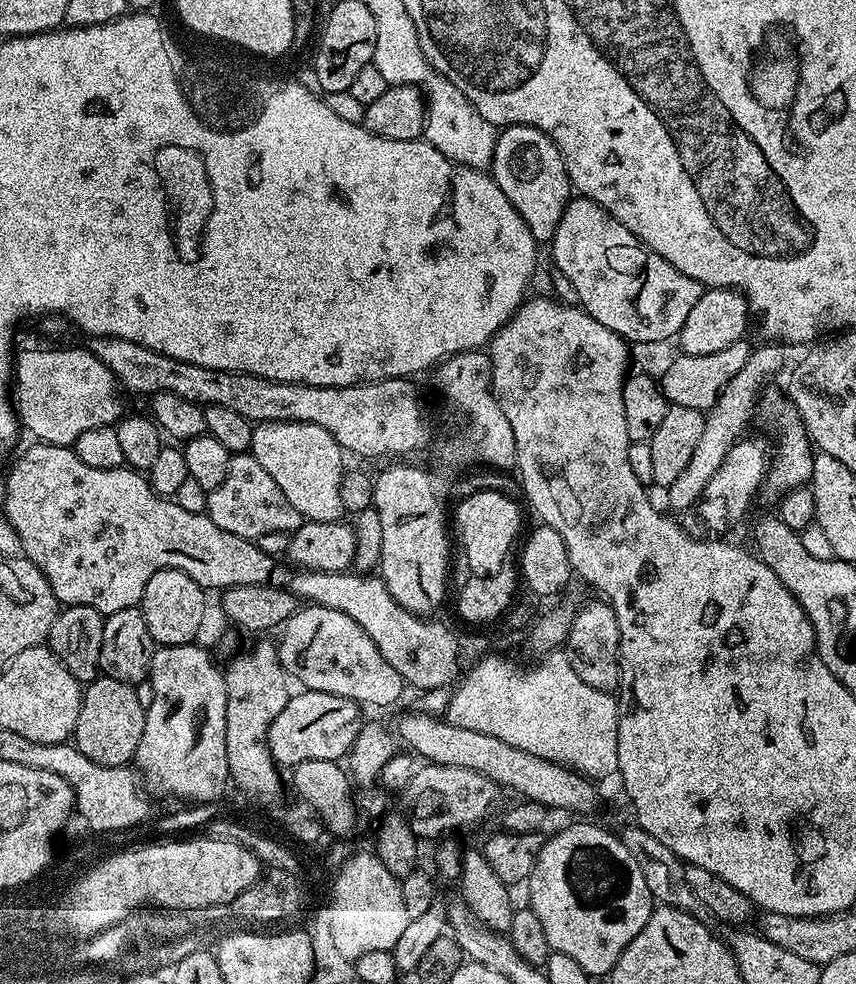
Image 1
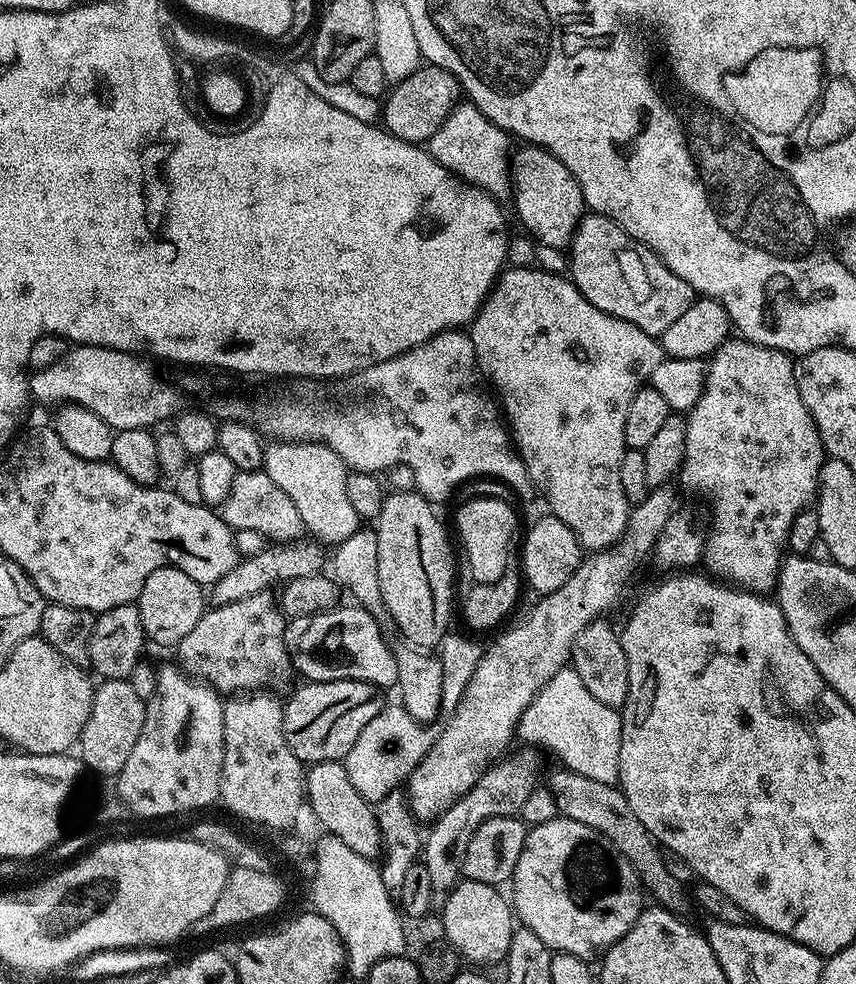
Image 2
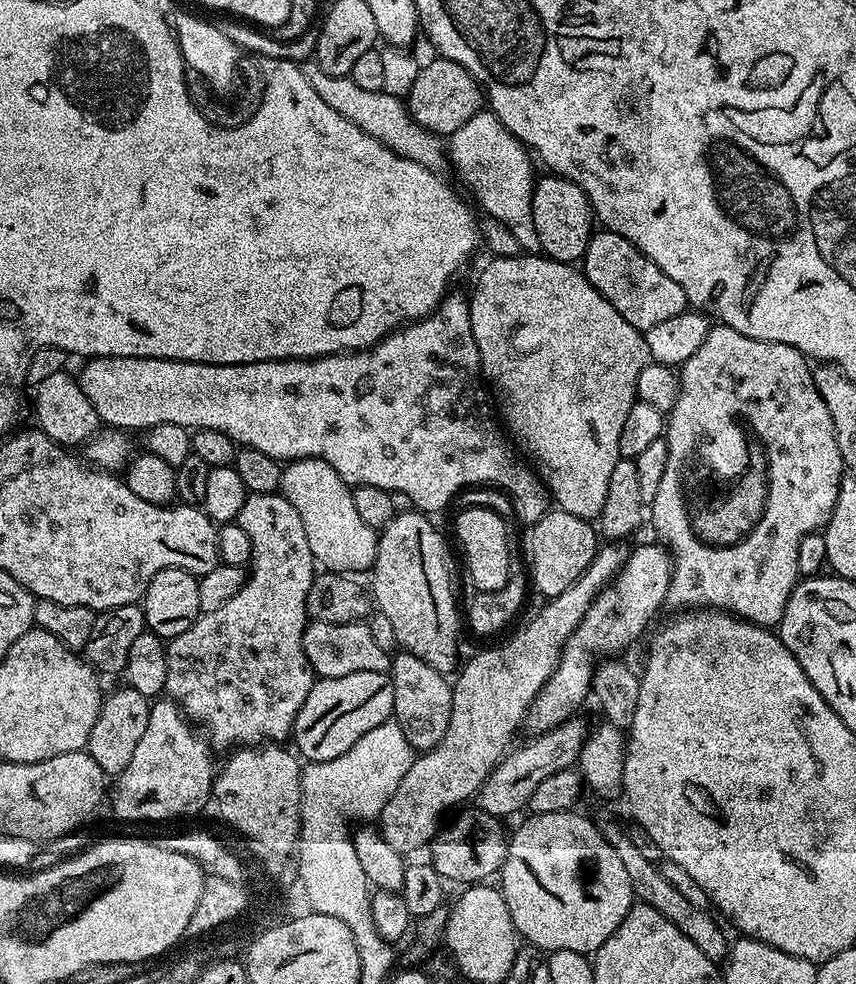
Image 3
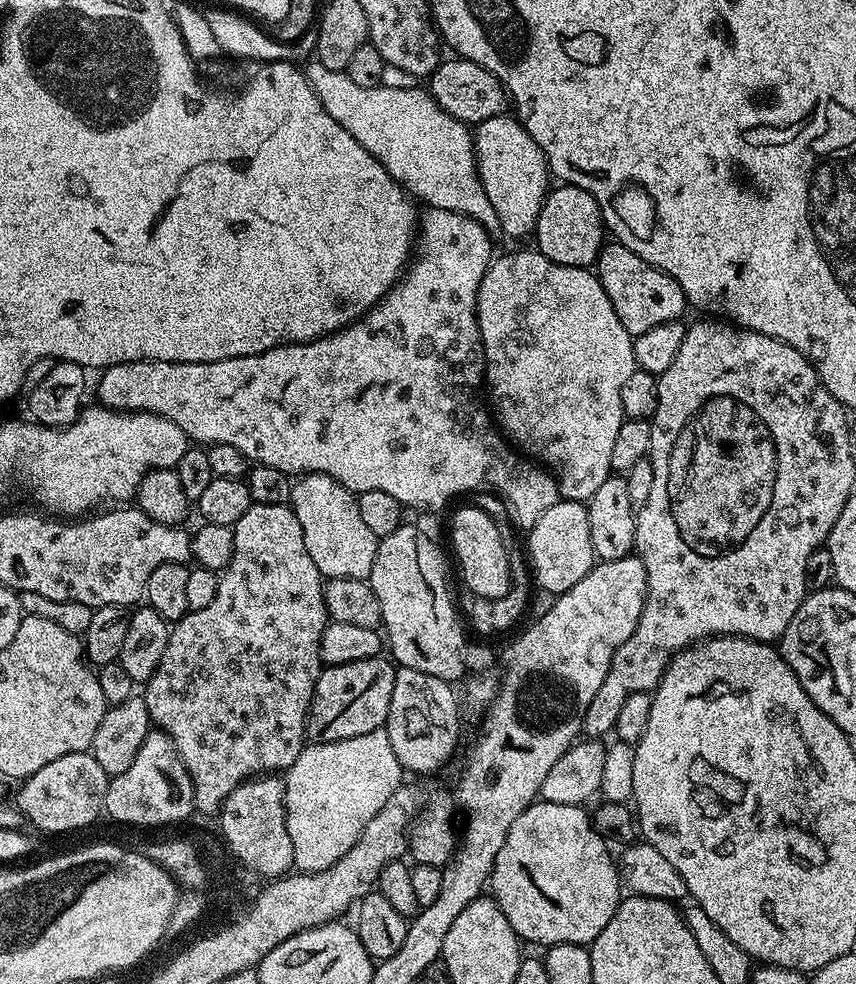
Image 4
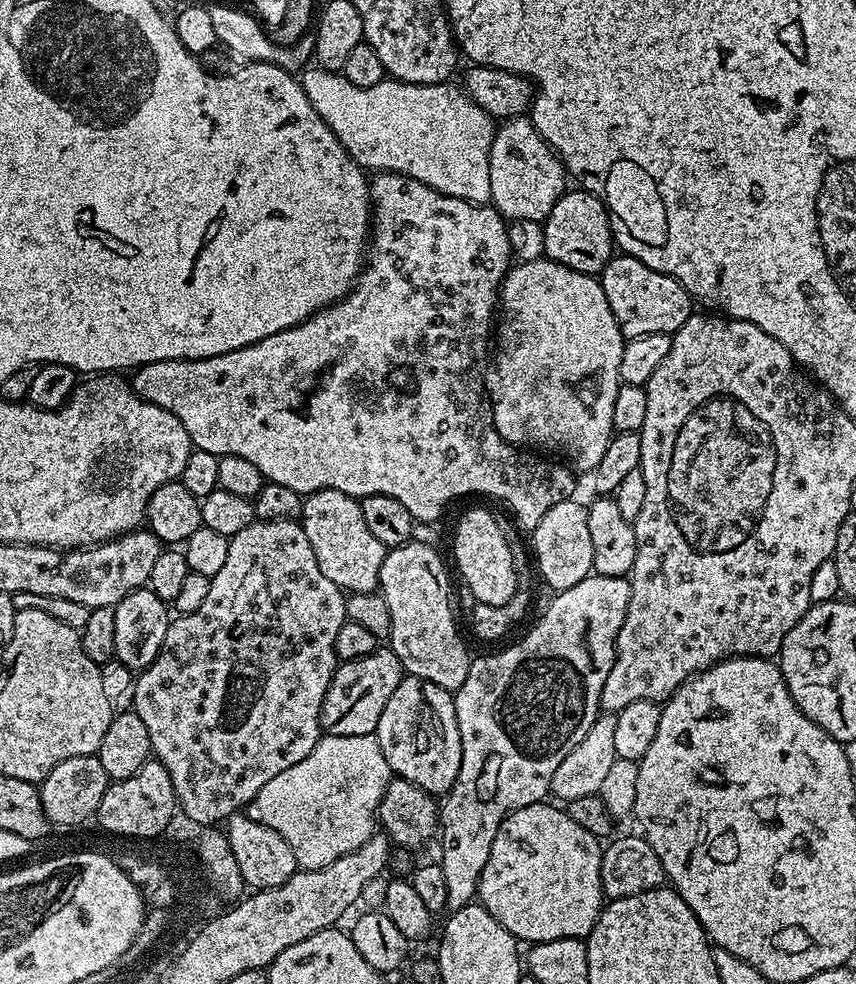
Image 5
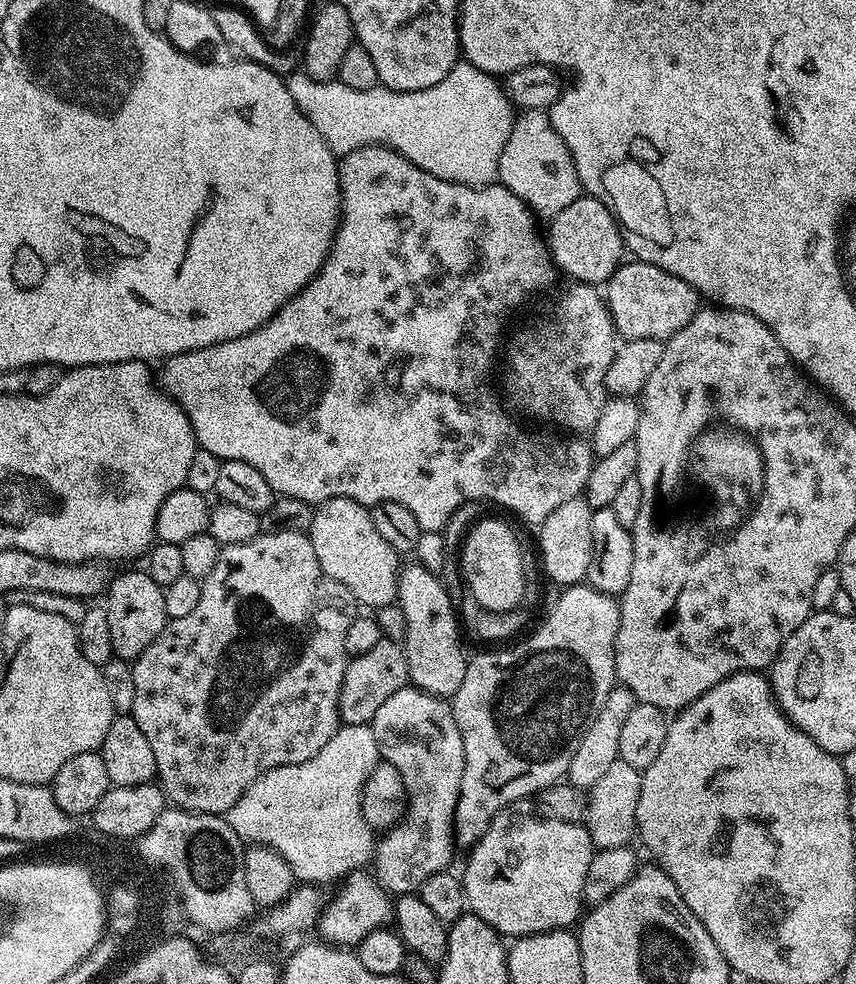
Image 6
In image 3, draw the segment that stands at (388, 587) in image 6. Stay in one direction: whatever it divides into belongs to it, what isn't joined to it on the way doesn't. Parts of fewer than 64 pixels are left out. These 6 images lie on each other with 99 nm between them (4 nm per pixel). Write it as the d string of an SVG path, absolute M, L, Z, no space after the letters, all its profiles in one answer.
M311 456L285 463L280 474L278 491L286 498L286 502L290 502L290 506L294 506L294 510L298 510L298 518L302 518L302 526L306 530L306 542L310 542L310 554L321 569L329 572L361 574L360 572L367 573L375 564L377 529L366 526L366 522L362 522L362 517L354 506L352 488L344 481L342 474L338 474L334 466L330 466L330 462Z

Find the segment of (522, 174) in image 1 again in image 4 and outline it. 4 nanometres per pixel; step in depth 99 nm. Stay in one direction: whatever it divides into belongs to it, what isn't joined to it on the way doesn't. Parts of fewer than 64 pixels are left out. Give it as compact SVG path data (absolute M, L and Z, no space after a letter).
M561 183L556 187L549 191L538 214L534 233L535 247L546 258L550 258L550 262L591 269L606 243L606 229L598 202L586 190L573 184Z

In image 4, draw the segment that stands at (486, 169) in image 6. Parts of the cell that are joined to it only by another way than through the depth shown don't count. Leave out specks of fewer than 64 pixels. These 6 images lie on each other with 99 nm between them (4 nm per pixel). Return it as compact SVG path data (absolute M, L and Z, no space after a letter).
M308 62L303 65L303 74L310 82L314 94L318 94L318 102L382 166L393 176L399 184L417 201L425 200L423 203L430 208L441 208L442 210L454 210L458 214L466 214L474 218L474 222L481 224L488 231L489 236L496 238L501 235L498 214L494 214L494 206L490 206L490 198L486 198L486 190L482 190L480 175L476 172L476 147L472 145L473 129L465 124L463 120L454 118L434 102L431 92L423 87L417 86L381 86L379 88L363 88L355 82L350 82L347 71L331 72L326 70L319 62Z

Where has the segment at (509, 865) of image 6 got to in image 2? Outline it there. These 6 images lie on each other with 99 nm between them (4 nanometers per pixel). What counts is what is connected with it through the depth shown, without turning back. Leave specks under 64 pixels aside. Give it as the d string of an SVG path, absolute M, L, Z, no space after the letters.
M567 818L533 824L528 828L518 866L514 866L511 888L510 903L523 927L534 930L534 934L538 934L538 938L542 938L542 942L546 942L553 952L574 954L587 961L614 946L614 942L618 942L618 938L622 938L626 930L634 926L646 907L644 886L628 859L607 838L590 830L590 826L582 826L582 822Z

